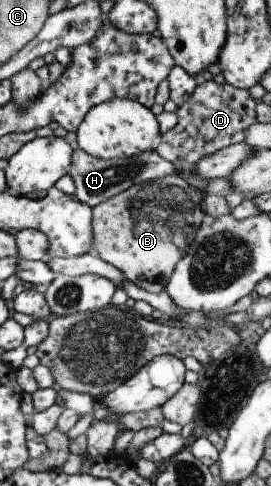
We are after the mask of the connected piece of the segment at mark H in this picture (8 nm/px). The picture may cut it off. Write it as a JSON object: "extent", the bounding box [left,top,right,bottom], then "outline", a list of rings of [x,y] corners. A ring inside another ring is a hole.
{"extent":[67,147,178,208],"outline":[[[78,147],[72,151],[70,164],[67,170],[73,181],[74,196],[83,203],[86,203],[90,208],[111,196],[117,195],[119,192],[125,191],[133,184],[162,178],[165,176],[175,175],[178,169],[174,163],[161,157],[155,150],[147,150],[141,153],[136,153],[131,157],[120,157],[102,160],[89,154],[86,154]]]}

